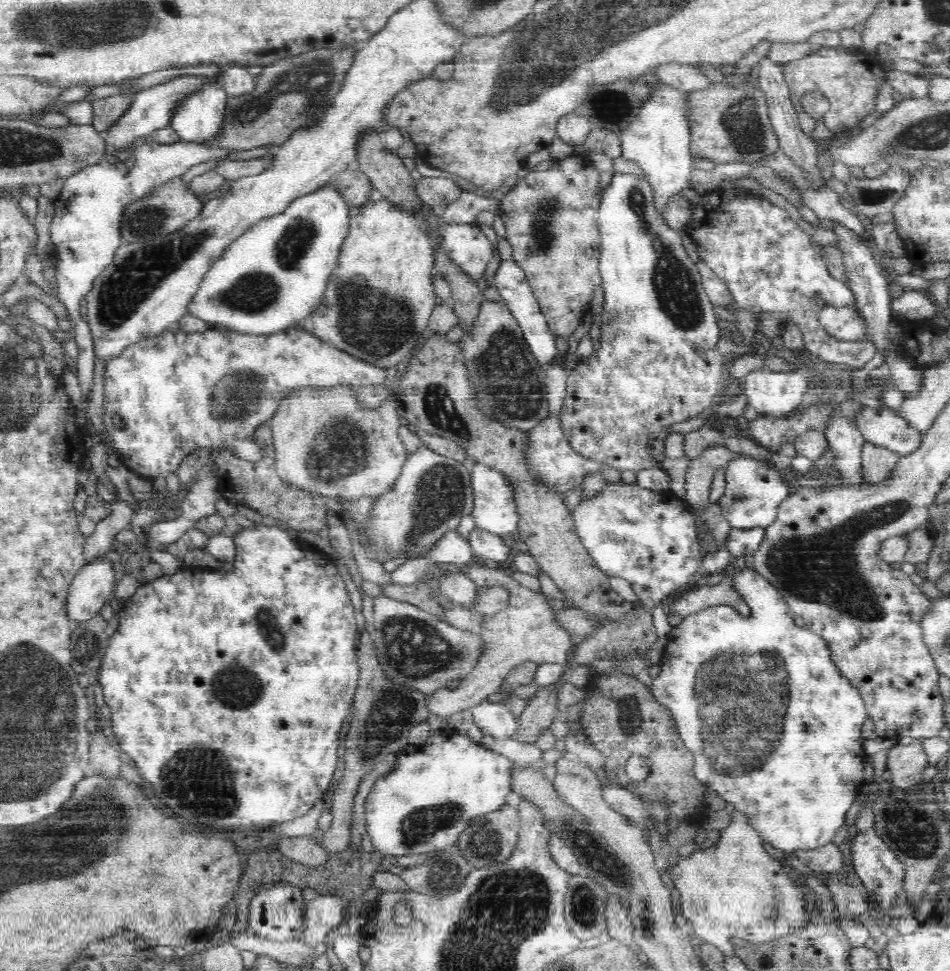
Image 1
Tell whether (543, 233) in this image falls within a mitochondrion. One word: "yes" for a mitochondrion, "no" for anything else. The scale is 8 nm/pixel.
yes

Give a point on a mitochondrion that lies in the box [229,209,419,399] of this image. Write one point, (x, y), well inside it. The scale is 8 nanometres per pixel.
(291, 248)

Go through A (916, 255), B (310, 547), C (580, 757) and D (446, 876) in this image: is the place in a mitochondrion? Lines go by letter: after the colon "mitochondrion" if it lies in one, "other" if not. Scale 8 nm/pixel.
A: other
B: other
C: other
D: mitochondrion

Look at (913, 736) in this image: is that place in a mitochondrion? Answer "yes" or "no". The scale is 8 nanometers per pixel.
no

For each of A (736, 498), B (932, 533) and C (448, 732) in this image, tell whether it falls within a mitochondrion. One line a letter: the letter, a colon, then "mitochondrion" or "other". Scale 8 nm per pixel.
A: mitochondrion
B: other
C: other

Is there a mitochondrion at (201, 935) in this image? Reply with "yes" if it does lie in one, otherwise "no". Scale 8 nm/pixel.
no

